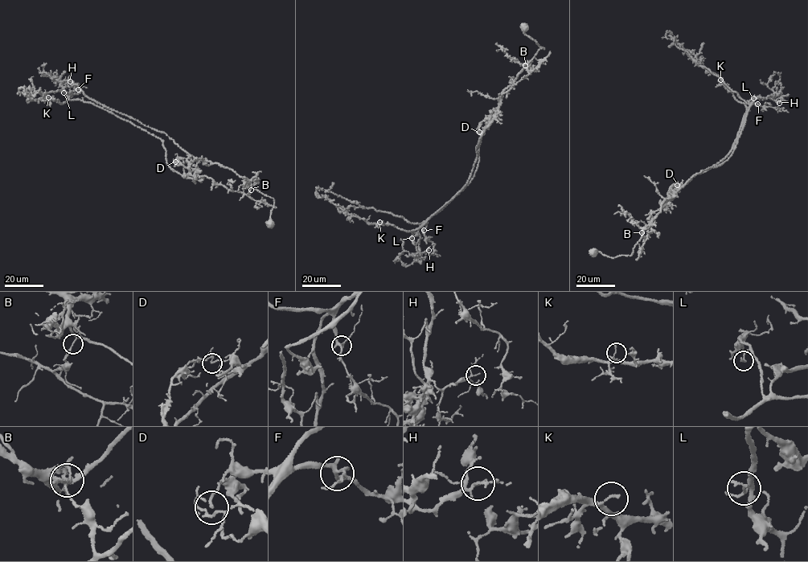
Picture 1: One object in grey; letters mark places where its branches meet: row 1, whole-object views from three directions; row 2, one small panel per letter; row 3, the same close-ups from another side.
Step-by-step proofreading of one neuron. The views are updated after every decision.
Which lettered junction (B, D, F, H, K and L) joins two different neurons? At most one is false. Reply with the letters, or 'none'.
B

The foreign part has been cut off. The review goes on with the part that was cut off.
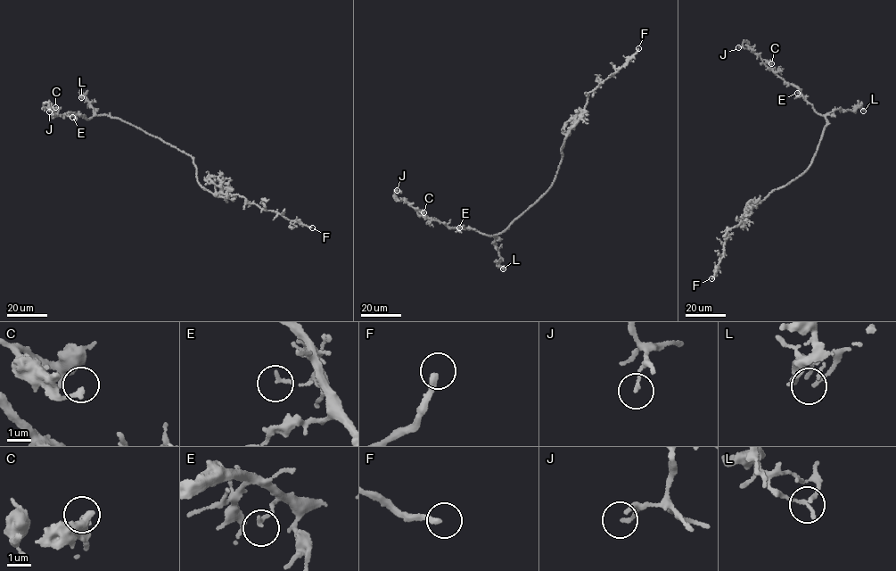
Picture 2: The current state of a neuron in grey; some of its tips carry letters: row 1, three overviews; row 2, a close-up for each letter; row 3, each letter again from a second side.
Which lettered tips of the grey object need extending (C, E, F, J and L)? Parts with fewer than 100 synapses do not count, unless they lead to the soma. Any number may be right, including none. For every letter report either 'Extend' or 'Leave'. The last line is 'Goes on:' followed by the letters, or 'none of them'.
C: Leave
E: Leave
F: Extend
J: Leave
L: Leave
Goes on: F

